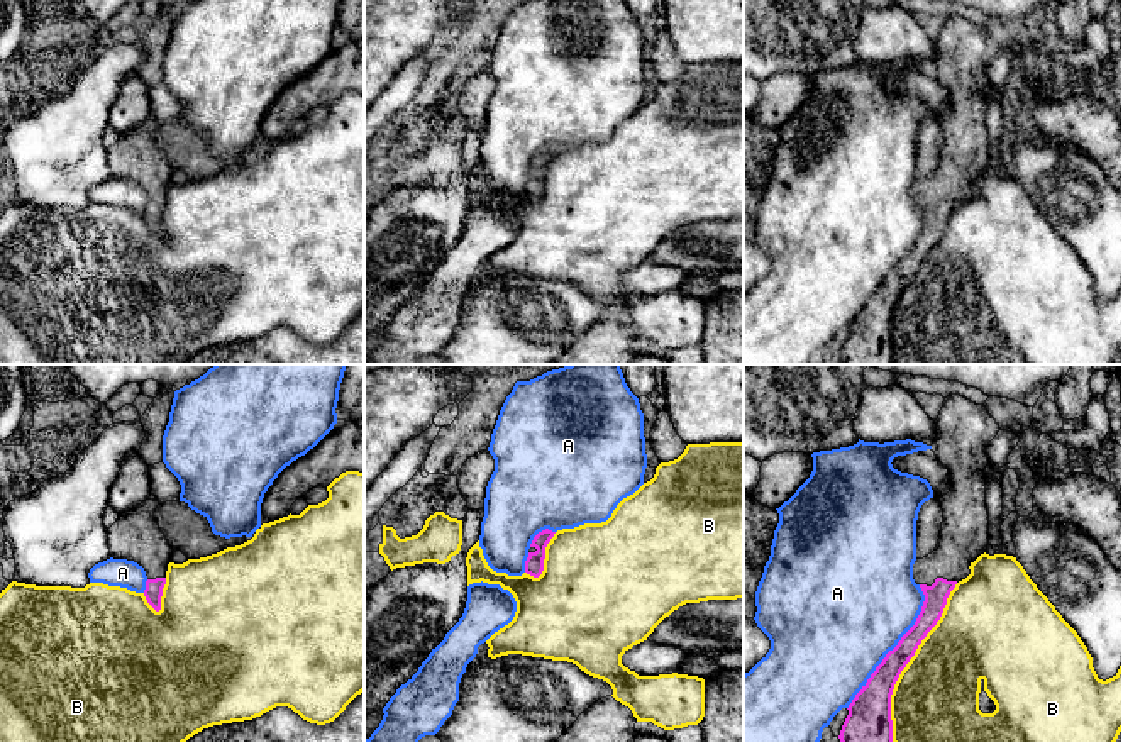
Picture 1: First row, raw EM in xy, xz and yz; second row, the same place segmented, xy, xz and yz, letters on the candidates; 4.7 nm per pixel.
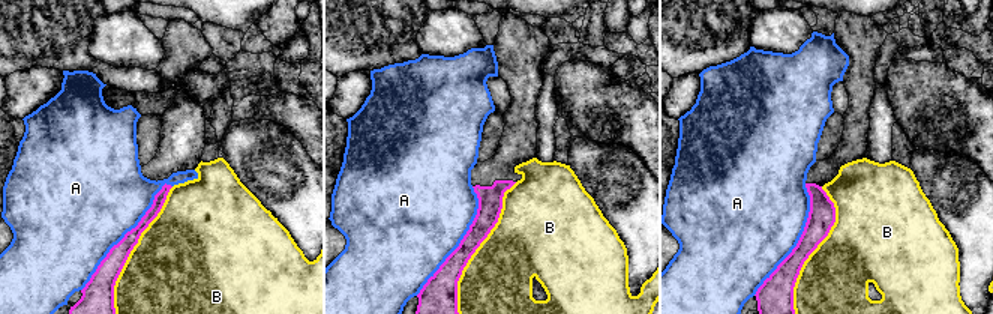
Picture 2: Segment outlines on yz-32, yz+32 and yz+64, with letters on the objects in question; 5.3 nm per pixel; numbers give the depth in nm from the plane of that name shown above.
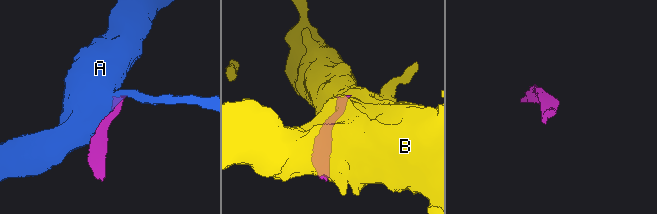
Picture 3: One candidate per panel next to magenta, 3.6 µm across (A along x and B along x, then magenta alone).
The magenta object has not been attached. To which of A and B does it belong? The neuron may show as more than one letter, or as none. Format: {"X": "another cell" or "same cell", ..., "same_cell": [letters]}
{"A": "another cell", "B": "another cell", "same_cell": []}

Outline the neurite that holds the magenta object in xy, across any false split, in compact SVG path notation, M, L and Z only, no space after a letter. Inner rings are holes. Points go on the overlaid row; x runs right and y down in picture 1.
M151 495L134 510L119 515L108 529L110 556L144 568L147 576L144 596L156 612L161 610L166 571L173 554L173 547L154 520L158 505L158 498Z

